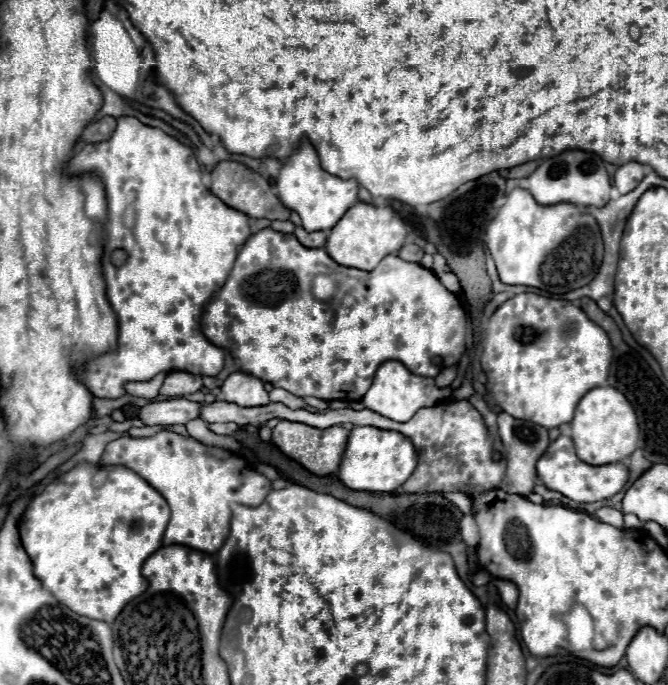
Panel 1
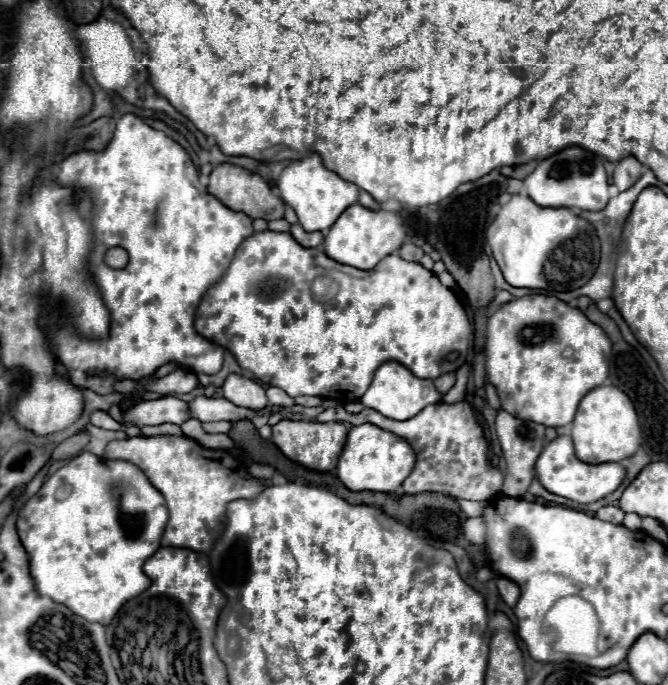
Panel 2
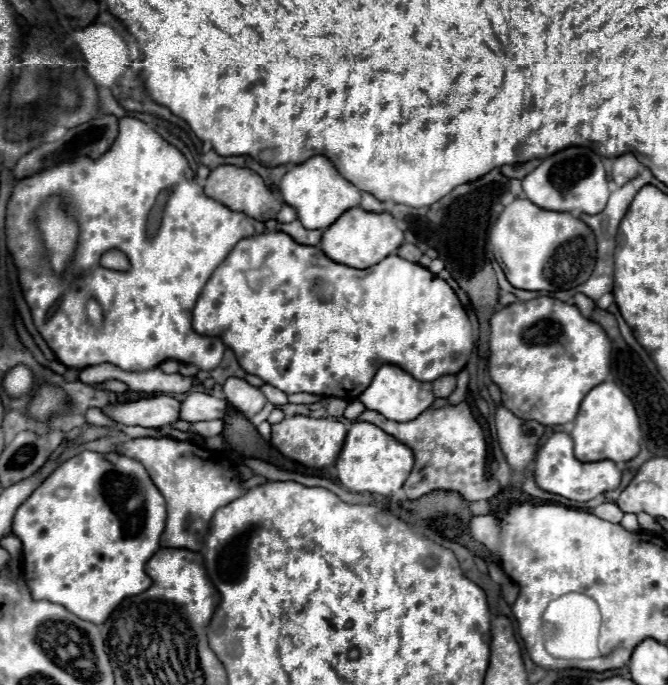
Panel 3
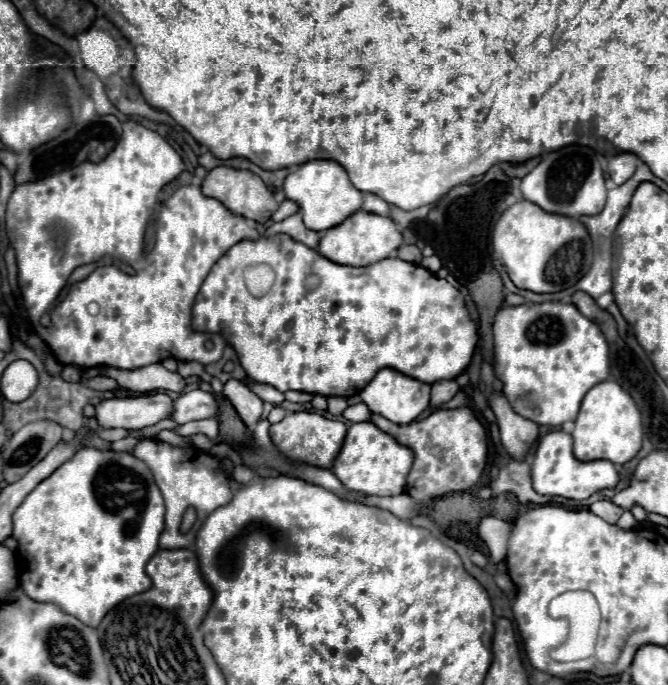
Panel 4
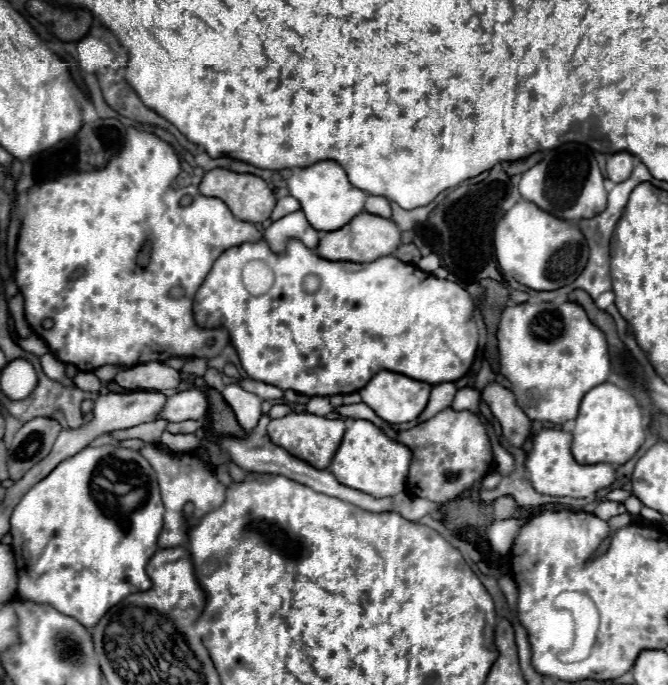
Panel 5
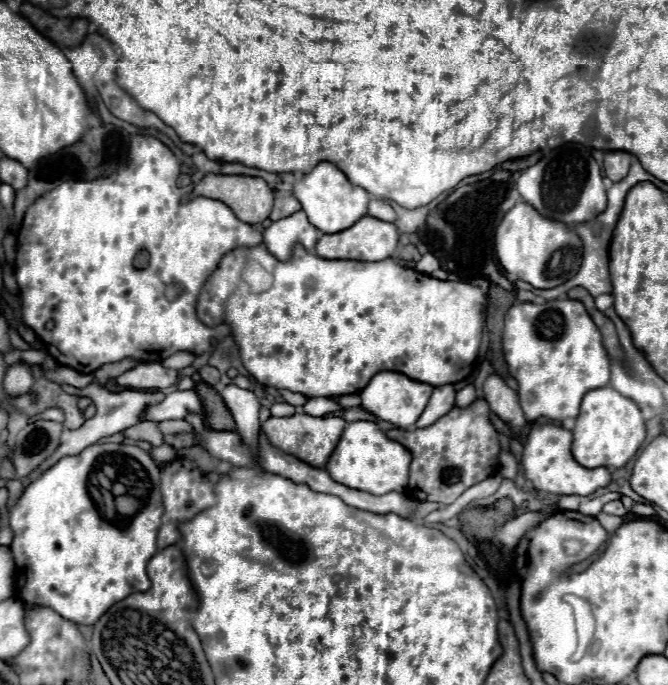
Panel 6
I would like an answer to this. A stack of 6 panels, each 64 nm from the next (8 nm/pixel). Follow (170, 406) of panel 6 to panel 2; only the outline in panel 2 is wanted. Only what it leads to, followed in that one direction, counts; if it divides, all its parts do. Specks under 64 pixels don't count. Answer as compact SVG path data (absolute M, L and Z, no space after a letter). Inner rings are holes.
M196 396L194 400L190 400L188 410L190 410L190 418L196 418L200 422L252 420L258 414L256 410L238 408L224 398L206 398L206 396Z

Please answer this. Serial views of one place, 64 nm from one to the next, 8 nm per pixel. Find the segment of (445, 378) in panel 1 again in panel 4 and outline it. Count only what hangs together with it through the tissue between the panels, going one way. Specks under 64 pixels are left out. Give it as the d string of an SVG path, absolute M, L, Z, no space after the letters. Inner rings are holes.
M440 380L440 382L434 382L432 384L430 404L432 406L438 406L438 404L448 402L448 400L452 400L456 396L458 390L460 390L460 386L456 384L456 380Z

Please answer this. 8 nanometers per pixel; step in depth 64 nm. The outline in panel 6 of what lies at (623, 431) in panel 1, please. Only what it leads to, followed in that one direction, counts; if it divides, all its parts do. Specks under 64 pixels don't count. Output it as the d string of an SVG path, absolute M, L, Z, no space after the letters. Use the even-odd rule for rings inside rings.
M604 386L590 390L582 398L580 414L576 418L576 426L572 430L574 444L572 454L578 464L584 468L622 468L640 448L646 438L646 426L640 408L634 400L618 394L614 388Z

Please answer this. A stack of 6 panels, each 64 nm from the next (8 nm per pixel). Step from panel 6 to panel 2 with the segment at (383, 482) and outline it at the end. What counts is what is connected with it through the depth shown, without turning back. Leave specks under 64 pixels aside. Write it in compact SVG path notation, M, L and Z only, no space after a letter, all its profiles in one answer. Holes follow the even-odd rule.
M360 424L352 426L348 432L346 446L340 454L336 474L342 484L352 492L372 490L372 492L396 492L402 482L410 476L416 462L416 454L406 444L406 440L394 436L392 432L382 432L382 428L374 428L374 424Z

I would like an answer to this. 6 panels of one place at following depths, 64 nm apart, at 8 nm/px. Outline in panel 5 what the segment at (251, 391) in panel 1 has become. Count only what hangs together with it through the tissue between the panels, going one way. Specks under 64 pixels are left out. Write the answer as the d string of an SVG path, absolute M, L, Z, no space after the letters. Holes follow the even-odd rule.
M238 384L226 386L222 390L222 396L230 404L230 408L234 410L234 414L238 418L238 424L244 428L244 432L252 434L256 424L258 424L258 418L262 414L262 410L260 410L262 400L256 394L242 390Z

